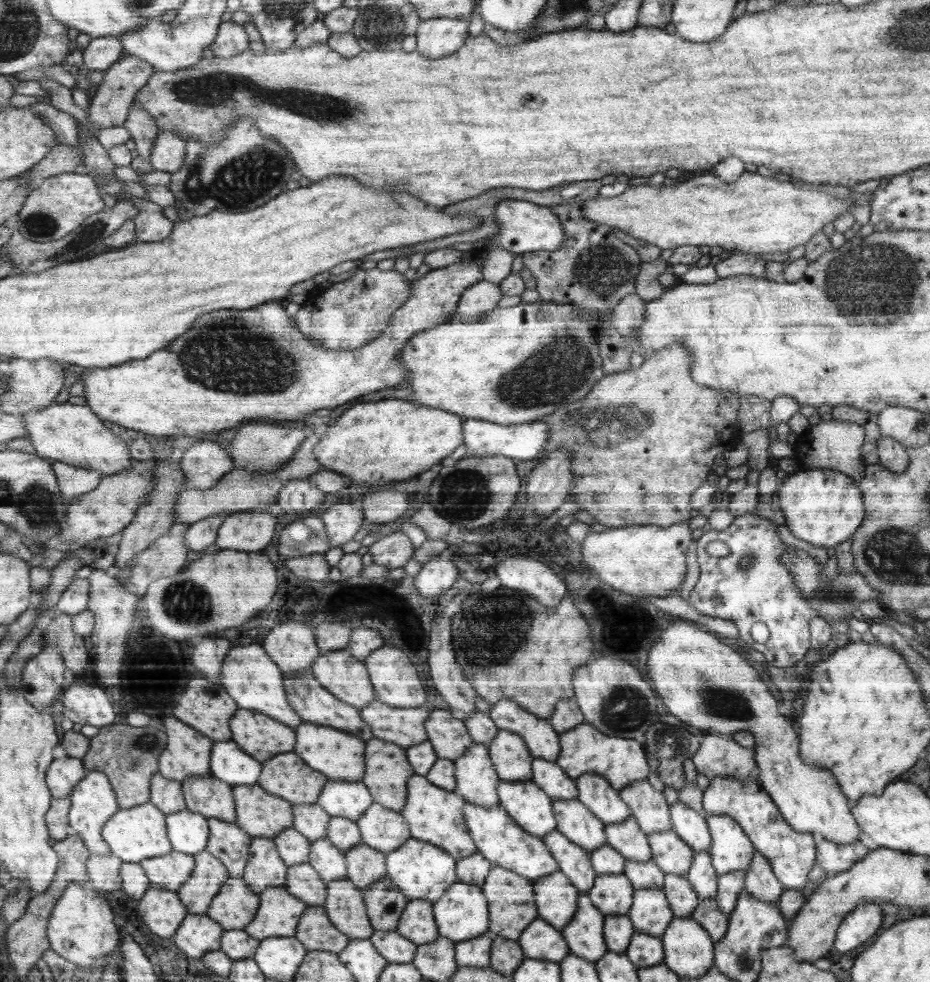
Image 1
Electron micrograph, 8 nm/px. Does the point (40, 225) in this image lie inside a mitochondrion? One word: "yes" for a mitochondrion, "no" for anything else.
yes

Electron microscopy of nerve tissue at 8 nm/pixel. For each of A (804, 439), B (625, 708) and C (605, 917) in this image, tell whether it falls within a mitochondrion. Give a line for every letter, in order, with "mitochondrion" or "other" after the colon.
A: other
B: mitochondrion
C: other

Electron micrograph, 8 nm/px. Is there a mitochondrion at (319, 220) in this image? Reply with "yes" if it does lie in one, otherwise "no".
no

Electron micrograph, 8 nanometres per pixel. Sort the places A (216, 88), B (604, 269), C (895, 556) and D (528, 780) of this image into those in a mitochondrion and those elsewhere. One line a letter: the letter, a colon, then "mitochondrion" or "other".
A: mitochondrion
B: mitochondrion
C: mitochondrion
D: other

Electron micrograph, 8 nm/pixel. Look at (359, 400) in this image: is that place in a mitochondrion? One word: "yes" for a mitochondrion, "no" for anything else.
no

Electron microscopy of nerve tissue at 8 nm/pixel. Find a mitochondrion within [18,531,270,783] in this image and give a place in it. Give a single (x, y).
(184, 601)

